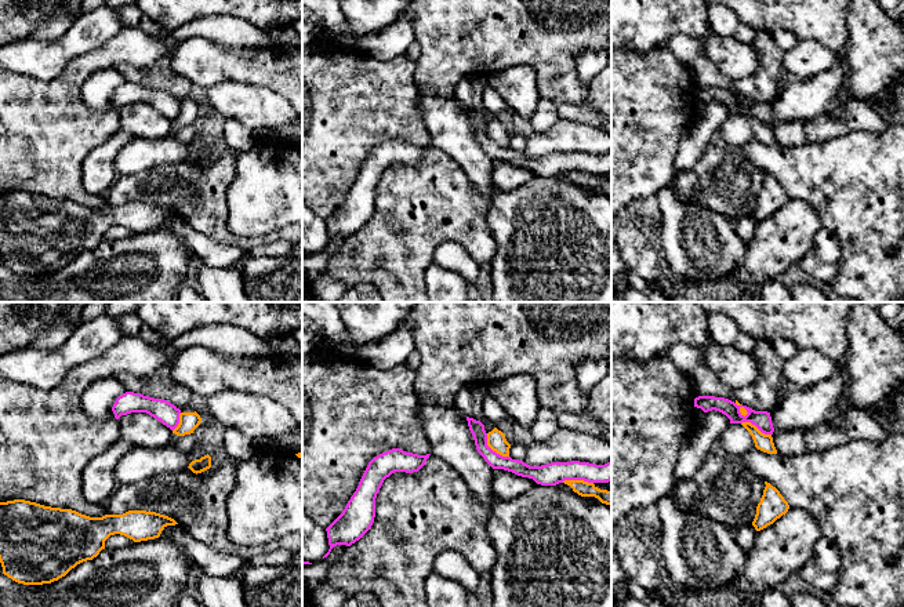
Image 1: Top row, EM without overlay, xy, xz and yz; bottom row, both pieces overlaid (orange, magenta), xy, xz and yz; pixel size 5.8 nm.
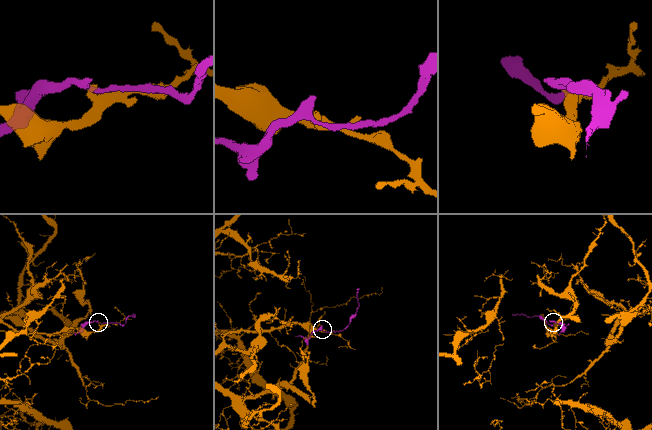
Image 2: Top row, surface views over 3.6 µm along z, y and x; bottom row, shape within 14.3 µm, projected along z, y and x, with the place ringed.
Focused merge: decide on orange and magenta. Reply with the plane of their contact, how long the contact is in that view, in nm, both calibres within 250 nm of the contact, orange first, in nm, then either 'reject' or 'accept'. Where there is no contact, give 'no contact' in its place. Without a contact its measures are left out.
contact in xz; length 190 nm; calibres 110 and 90 nm; reject

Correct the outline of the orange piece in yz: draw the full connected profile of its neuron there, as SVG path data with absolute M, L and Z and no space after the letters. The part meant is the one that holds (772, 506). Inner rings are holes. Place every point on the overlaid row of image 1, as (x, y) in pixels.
M765 481L765 484L766 487L763 490L760 502L756 506L756 515L752 521L756 531L773 524L789 509L788 502L784 499L780 491L767 481Z

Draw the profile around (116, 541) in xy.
M115 534L105 541L105 549L116 550L134 545L135 542L124 535Z

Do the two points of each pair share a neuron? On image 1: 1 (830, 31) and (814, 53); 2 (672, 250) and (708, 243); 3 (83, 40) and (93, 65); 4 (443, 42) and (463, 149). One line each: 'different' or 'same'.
1: different
2: same
3: different
4: different

